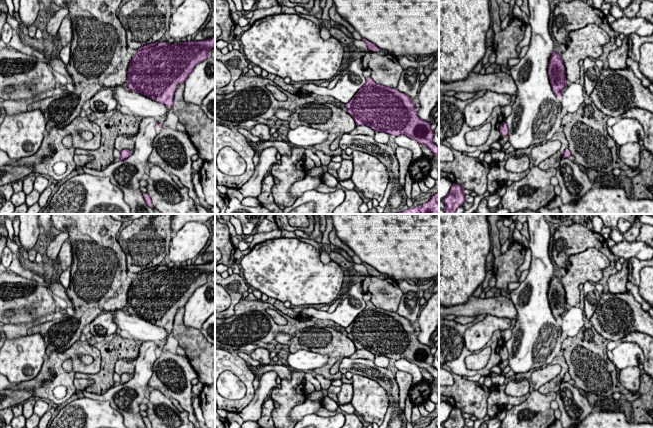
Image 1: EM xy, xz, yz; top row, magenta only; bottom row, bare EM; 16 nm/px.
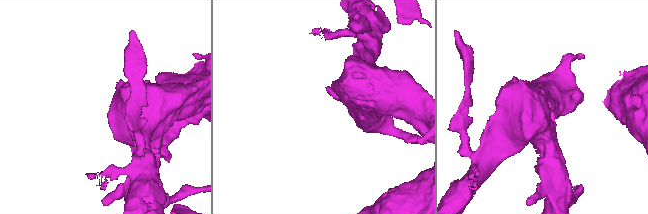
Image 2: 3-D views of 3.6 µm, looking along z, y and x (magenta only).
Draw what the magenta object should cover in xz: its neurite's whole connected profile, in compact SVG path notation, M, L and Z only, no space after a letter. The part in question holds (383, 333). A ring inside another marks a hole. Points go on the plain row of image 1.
M370 300L366 301L366 307L345 328L345 331L347 334L343 335L341 332L327 326L306 327L291 337L288 352L294 353L299 350L307 350L327 355L327 364L313 371L331 381L340 380L342 374L338 372L331 375L330 369L337 361L350 357L357 349L366 349L374 355L386 356L395 361L405 359L416 364L419 368L425 368L435 380L439 378L439 371L433 366L434 355L431 353L431 348L418 341L413 323L400 316L397 312L377 308Z

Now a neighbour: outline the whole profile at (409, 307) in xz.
M402 279L398 286L403 292L397 313L411 323L417 321L421 311L420 300L424 296L418 285L410 285L406 279Z

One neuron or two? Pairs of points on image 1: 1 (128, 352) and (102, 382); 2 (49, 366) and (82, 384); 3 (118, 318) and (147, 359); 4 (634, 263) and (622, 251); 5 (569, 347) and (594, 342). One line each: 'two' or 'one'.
1: one
2: two
3: two
4: two
5: one

